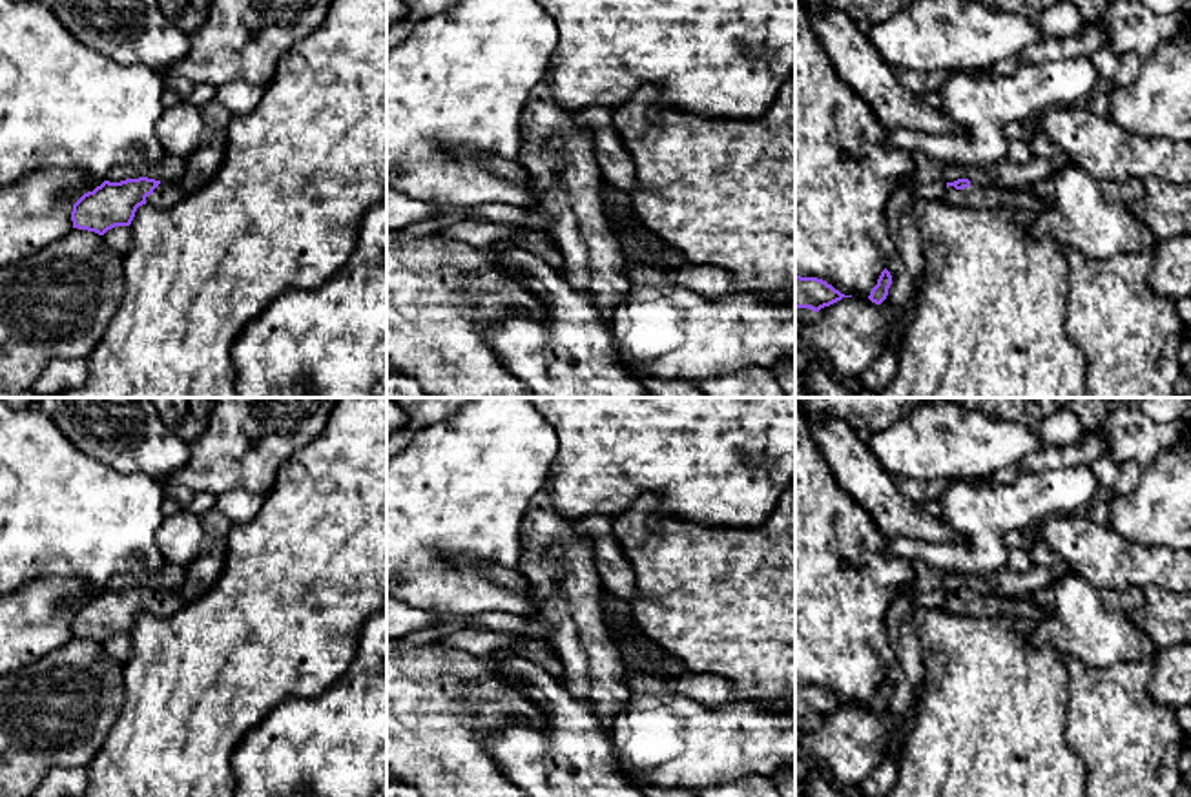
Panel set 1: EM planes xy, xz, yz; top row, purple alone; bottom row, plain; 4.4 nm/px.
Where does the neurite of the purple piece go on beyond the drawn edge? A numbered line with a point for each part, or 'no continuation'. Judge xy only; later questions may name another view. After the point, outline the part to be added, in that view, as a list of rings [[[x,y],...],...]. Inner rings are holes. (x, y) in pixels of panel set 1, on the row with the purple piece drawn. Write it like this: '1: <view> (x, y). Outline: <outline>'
1: xy (166, 194). Outline: [[[161,181],[153,193],[146,197],[146,204],[151,204],[155,208],[170,208],[179,204],[186,195],[186,190],[177,182]]]

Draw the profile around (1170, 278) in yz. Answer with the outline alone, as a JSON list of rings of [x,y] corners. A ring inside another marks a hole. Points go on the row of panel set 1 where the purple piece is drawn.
[[[1191,235],[1156,244],[1149,288],[1175,303],[1191,295]]]

